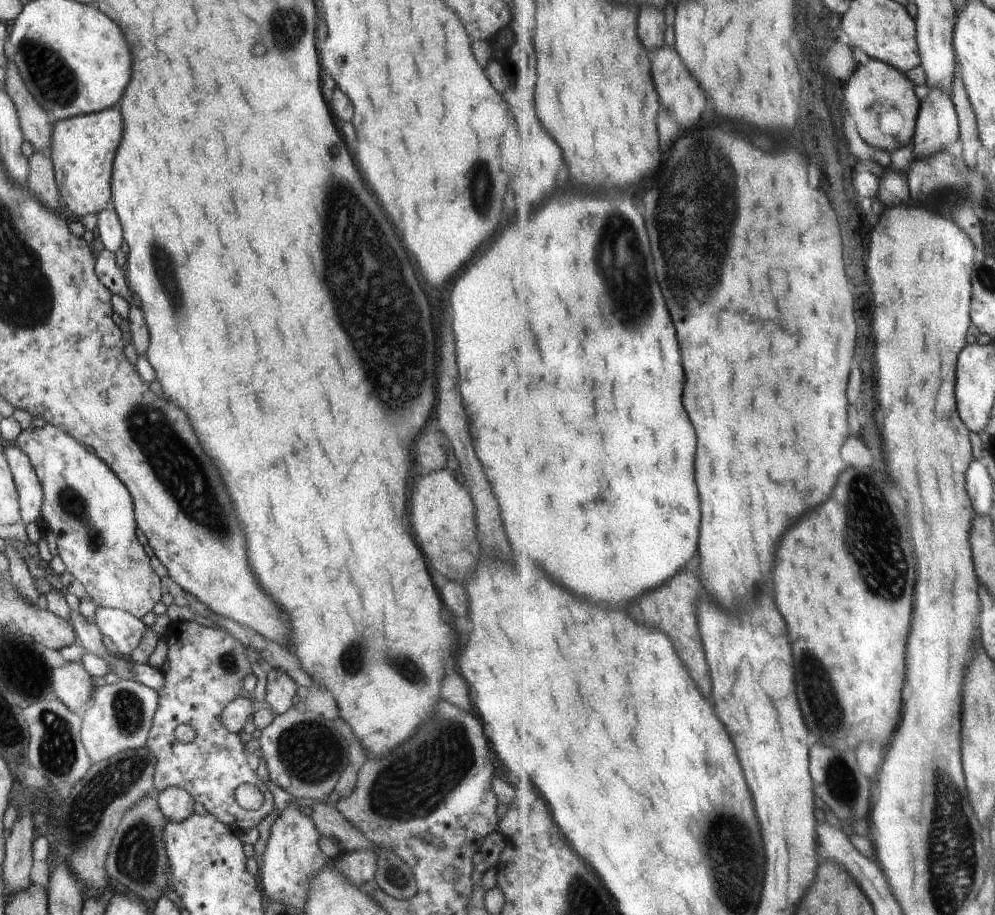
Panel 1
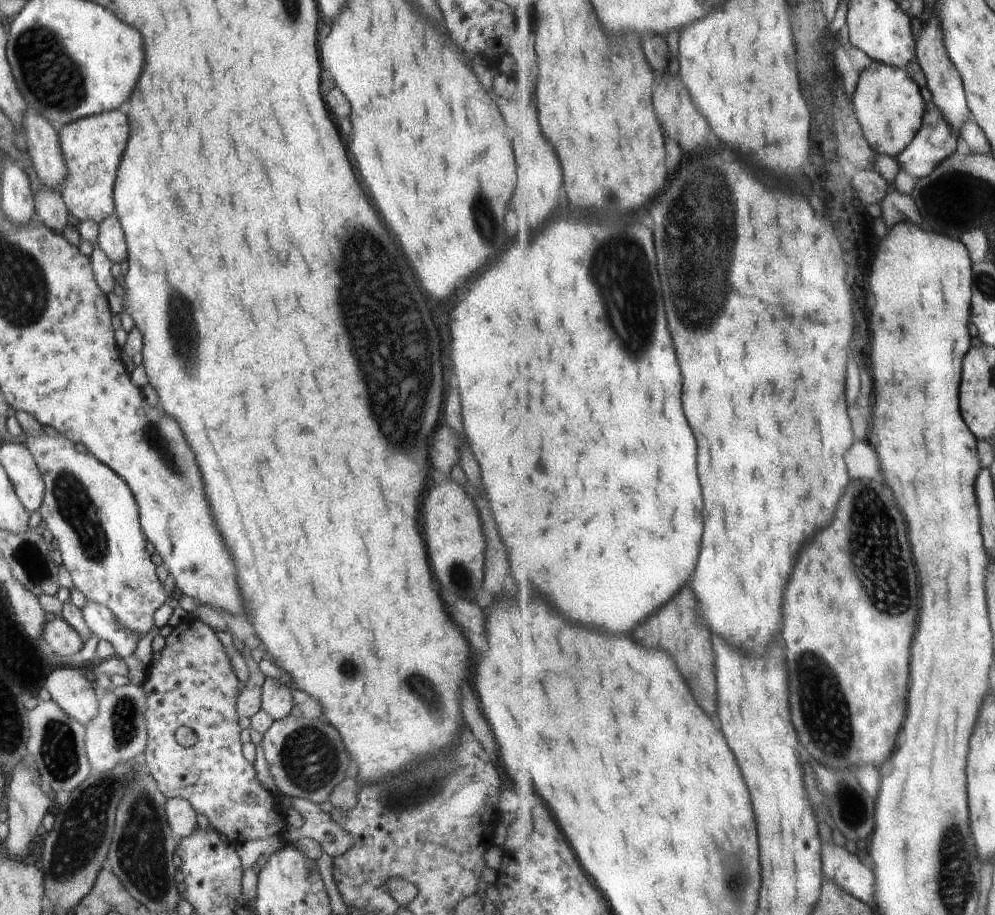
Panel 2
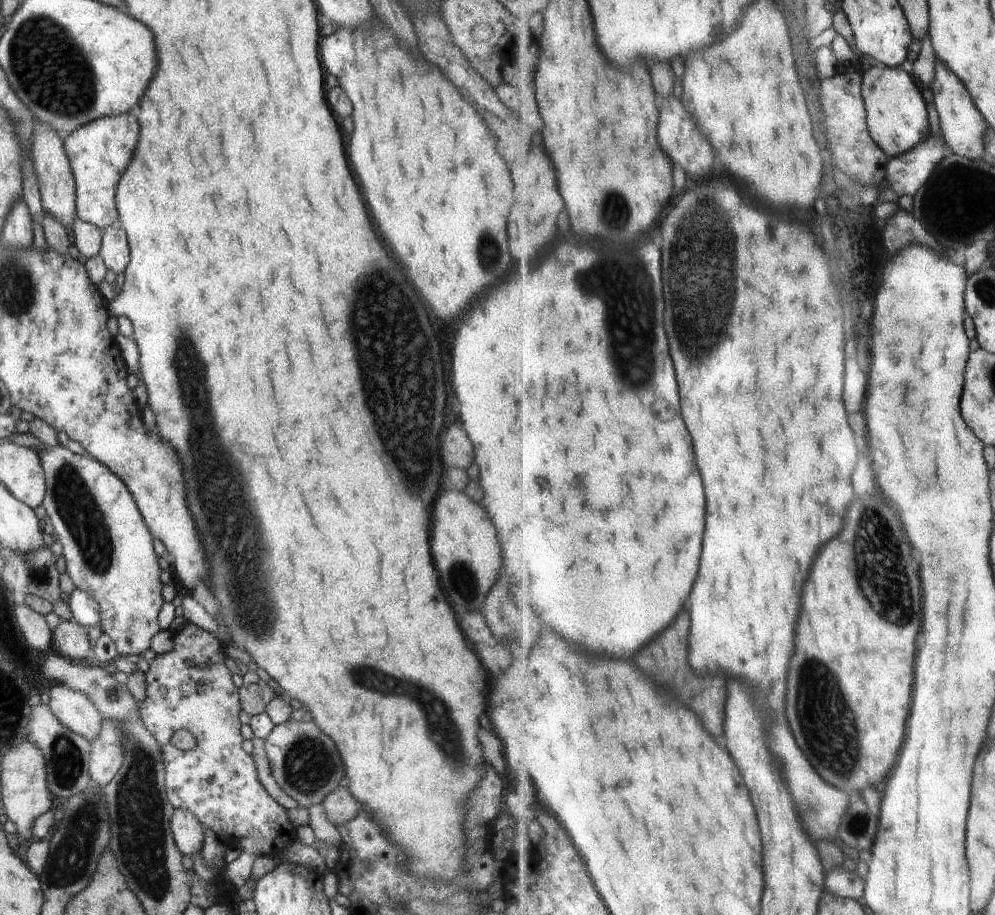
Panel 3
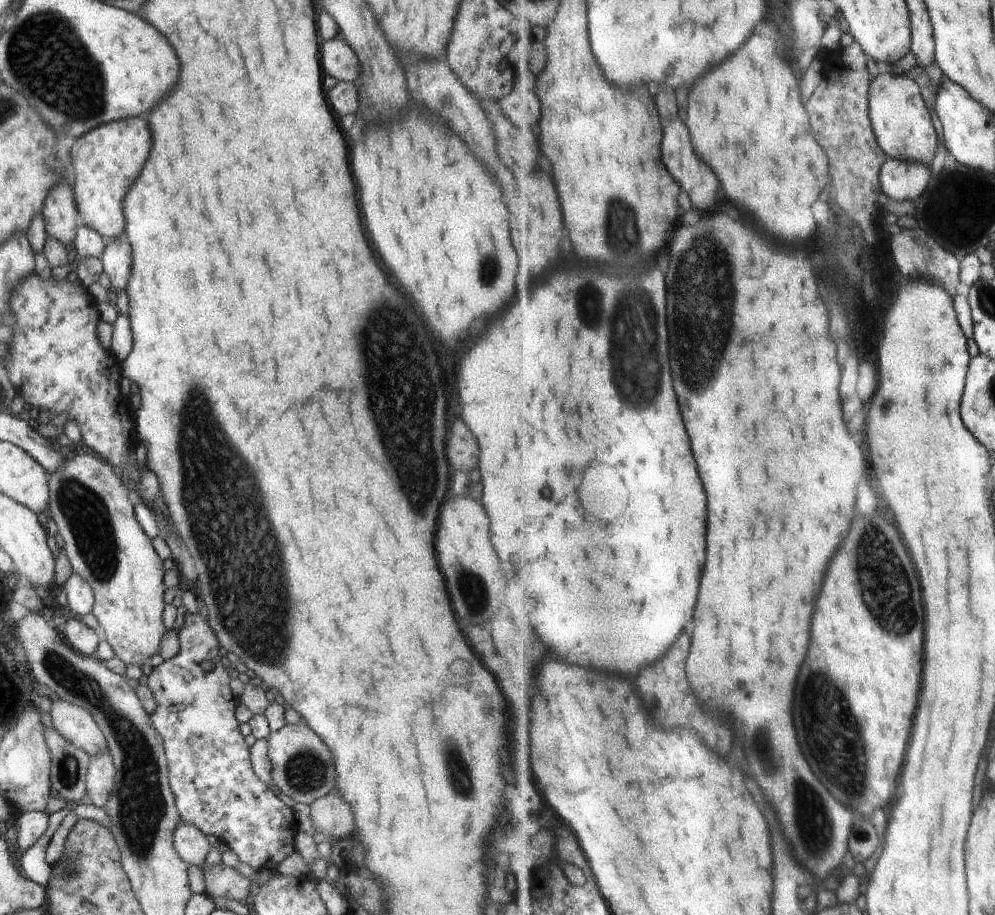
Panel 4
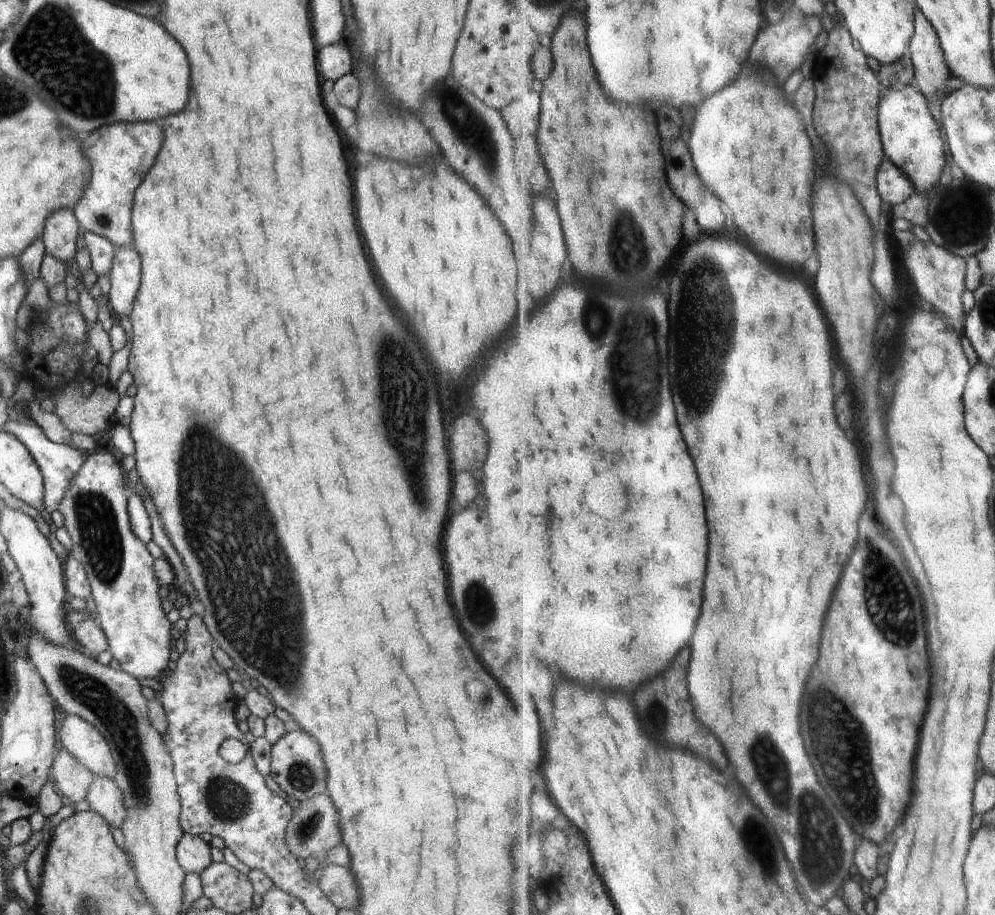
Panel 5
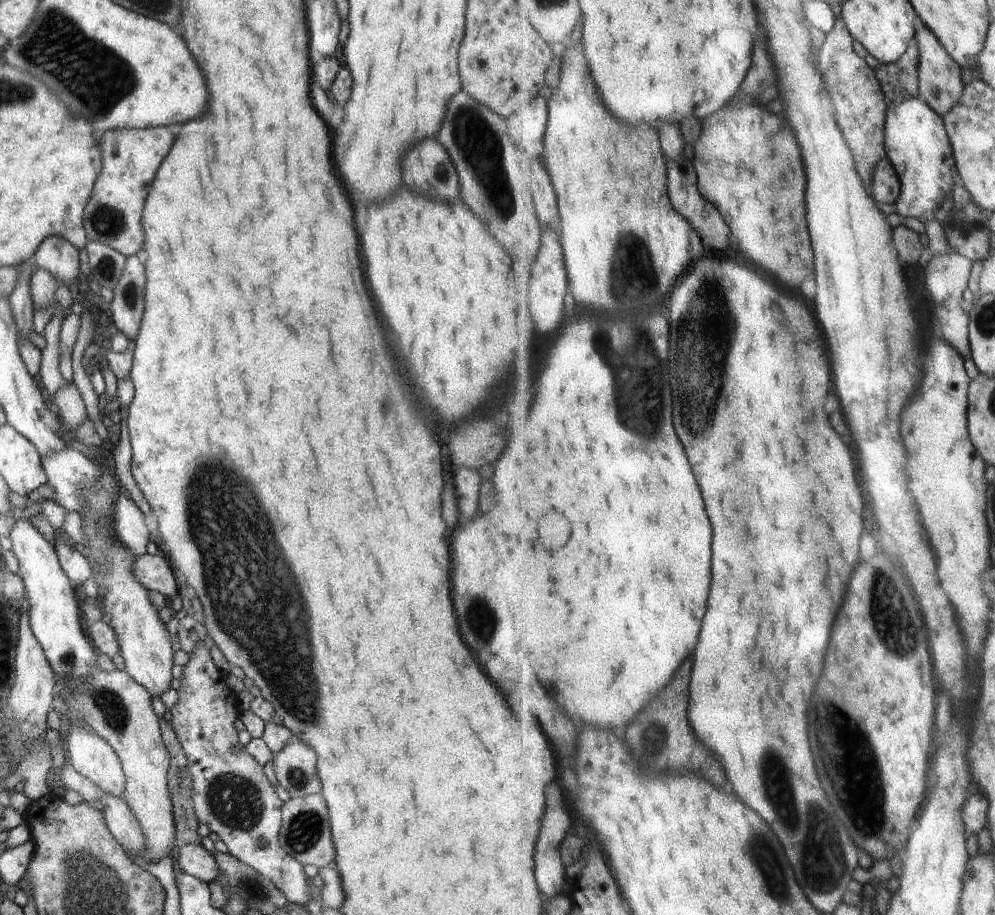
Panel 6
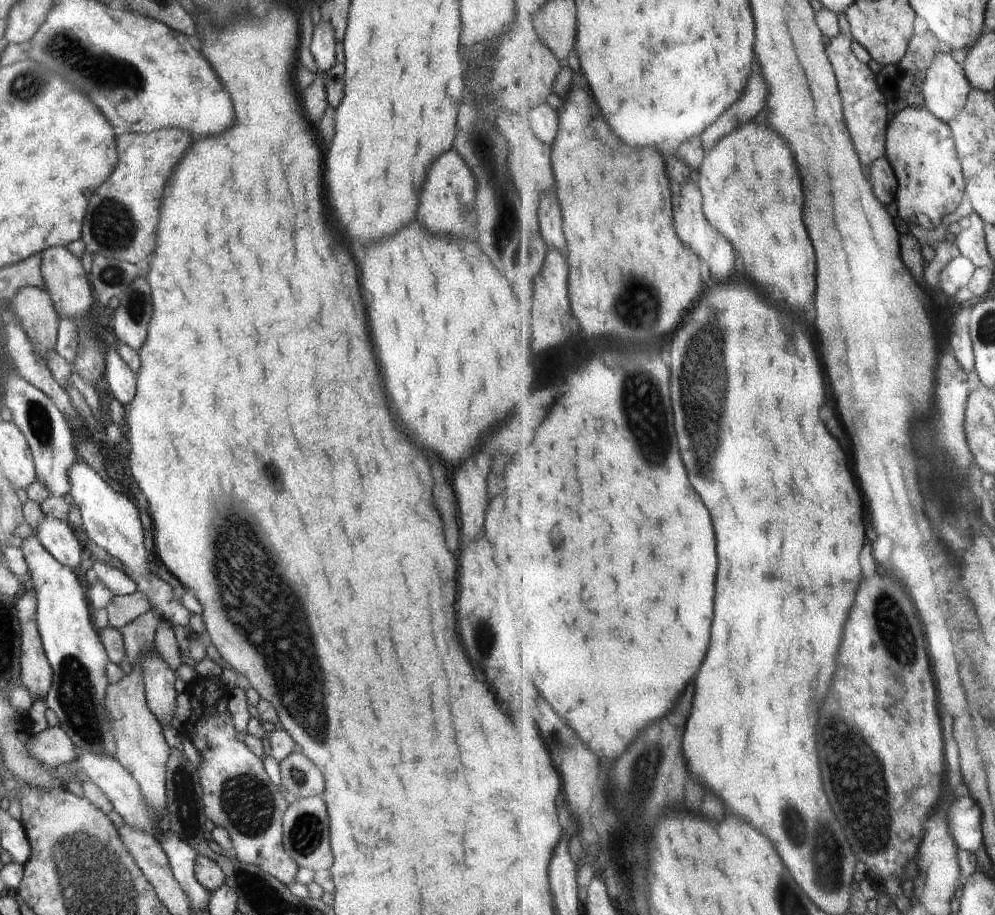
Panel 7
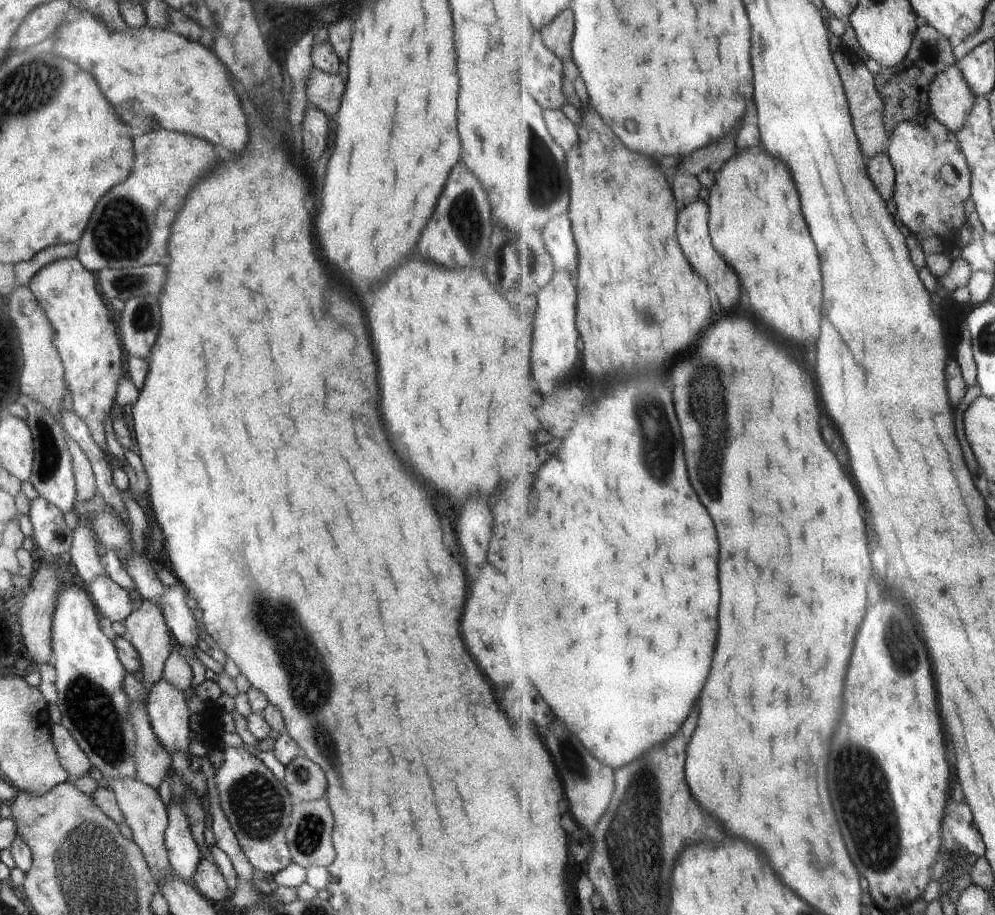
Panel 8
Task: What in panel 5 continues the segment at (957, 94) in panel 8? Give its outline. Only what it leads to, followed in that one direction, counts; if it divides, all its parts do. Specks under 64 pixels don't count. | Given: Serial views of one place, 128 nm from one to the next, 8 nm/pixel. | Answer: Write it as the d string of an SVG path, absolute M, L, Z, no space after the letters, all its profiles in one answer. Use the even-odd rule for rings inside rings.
M919 8L916 16L915 38L910 50L917 74L915 84L927 98L938 98L943 103L950 94L948 86L954 74L935 24Z

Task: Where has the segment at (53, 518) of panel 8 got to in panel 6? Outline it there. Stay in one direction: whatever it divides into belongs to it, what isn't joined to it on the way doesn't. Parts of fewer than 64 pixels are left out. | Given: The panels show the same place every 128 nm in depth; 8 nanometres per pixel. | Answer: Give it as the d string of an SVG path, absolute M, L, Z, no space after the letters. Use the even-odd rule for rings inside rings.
M54 542L60 567L73 587L82 586L92 576L92 570L87 559L72 546L64 542Z

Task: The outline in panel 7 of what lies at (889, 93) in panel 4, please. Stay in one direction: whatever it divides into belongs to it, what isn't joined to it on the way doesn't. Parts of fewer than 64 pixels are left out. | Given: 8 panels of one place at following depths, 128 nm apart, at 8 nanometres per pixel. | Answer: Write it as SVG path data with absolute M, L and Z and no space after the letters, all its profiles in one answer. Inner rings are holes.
M910 106L900 112L896 118L891 119L887 140L888 158L892 160L898 172L898 178L900 178L900 214L908 222L920 222L920 208L924 208L922 204L926 204L928 200L956 198L962 202L962 198L966 196L967 178L964 174L962 160L960 160L953 128L947 121L936 116L926 106Z

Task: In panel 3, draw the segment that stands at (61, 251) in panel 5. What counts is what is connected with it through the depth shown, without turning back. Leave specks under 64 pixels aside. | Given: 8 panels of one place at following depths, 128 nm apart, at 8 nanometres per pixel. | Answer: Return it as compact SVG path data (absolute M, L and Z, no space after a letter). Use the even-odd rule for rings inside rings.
M37 123L30 142L31 160L37 176L42 206L48 216L68 228L72 226L77 212L75 180L65 153L63 140L54 129Z

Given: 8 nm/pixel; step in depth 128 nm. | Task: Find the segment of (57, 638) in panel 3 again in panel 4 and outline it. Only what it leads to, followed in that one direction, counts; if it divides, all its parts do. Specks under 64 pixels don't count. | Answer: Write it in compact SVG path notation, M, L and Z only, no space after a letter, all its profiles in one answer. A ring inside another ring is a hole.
M82 618L67 620L59 632L68 646L77 653L89 657L96 654L97 646L102 637L99 631L94 631L88 627Z

